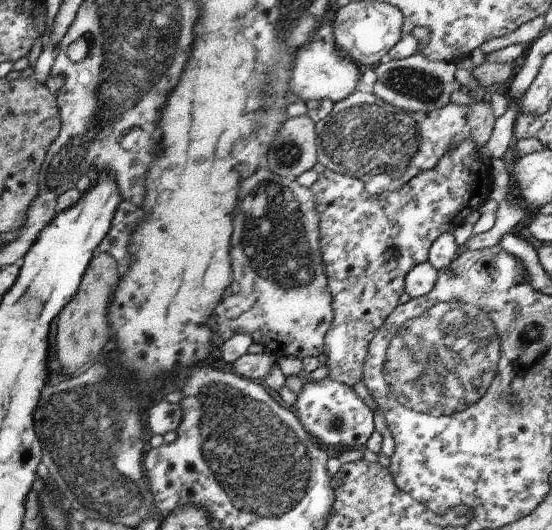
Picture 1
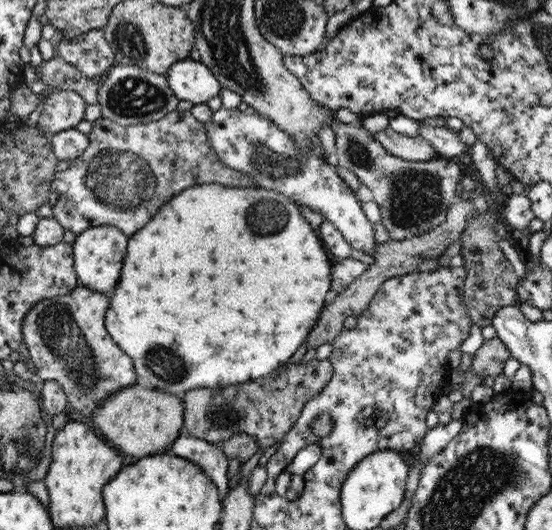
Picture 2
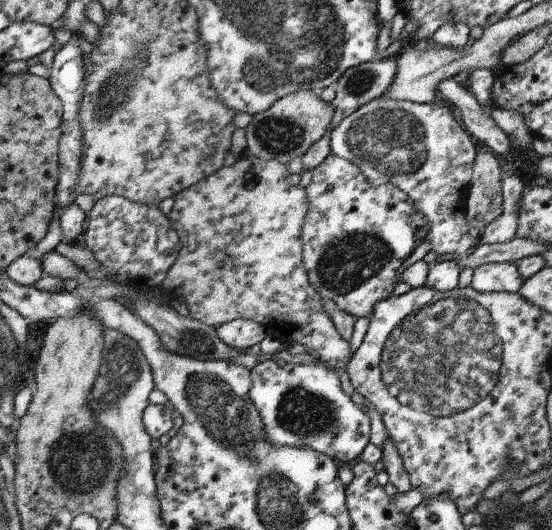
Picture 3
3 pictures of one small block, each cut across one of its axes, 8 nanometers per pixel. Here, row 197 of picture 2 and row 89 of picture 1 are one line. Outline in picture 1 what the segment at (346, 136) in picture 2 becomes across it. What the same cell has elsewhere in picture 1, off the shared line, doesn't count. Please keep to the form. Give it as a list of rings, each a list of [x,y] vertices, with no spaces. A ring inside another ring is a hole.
[[[420,53],[403,59],[386,58],[374,67],[377,80],[372,90],[384,102],[396,108],[406,110],[406,112],[432,112],[433,110],[440,110],[440,108],[444,108],[444,106],[450,103],[450,96],[452,96],[452,92],[458,87],[454,80],[456,69],[456,63],[431,61]]]

